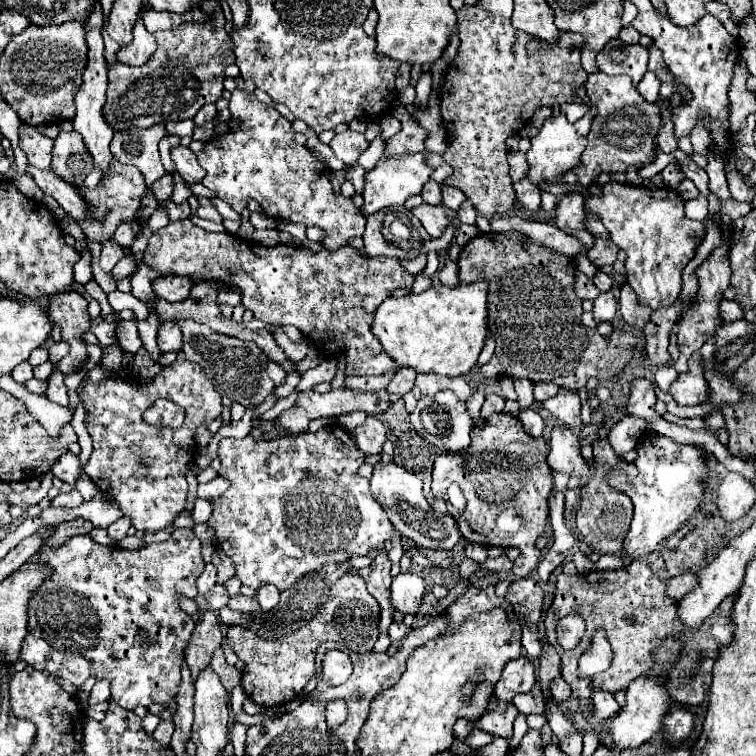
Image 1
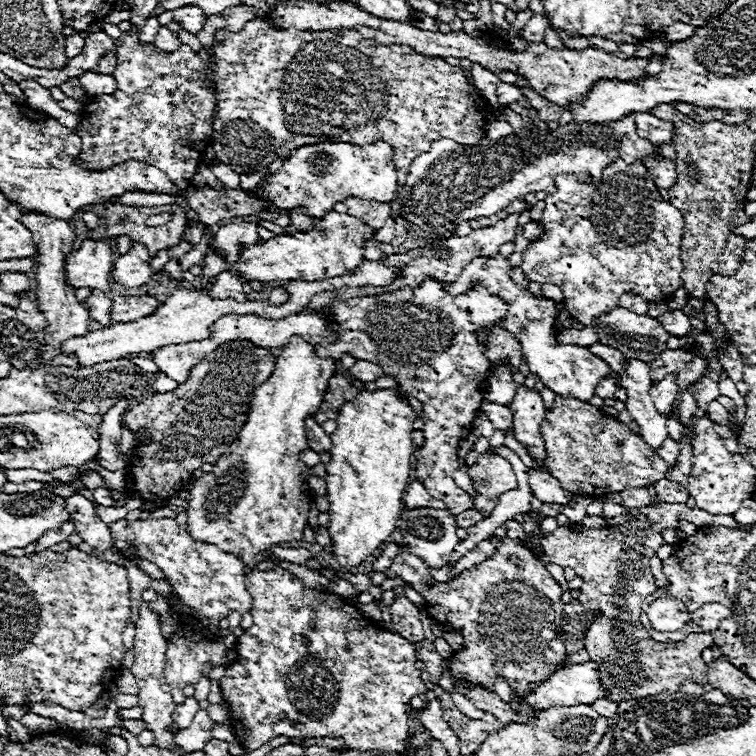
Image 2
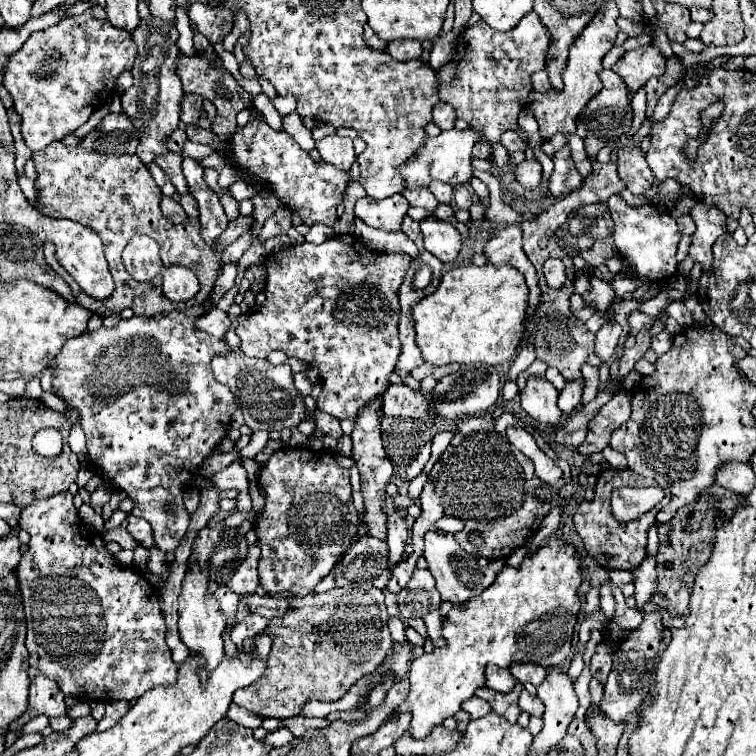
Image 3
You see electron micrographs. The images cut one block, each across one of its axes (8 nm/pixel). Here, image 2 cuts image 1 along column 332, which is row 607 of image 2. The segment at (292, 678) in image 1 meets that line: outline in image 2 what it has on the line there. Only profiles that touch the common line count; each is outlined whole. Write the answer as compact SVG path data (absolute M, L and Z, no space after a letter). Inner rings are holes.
M498 446L494 450L500 450L500 454L504 454L512 462L512 468L516 470L518 476L518 488L502 494L502 498L498 500L496 508L490 512L488 518L484 518L476 526L466 528L468 532L466 540L458 542L448 562L456 564L468 550L474 548L474 544L488 540L494 528L502 526L506 520L512 520L516 514L530 514L530 520L534 524L534 534L538 536L538 542L544 554L550 558L550 562L562 568L564 566L574 568L576 576L584 580L578 598L580 604L586 610L600 610L600 618L594 618L586 632L584 646L590 654L590 660L598 664L598 676L604 688L608 690L606 696L608 700L620 704L636 698L654 696L660 692L676 692L684 680L706 684L708 666L702 660L702 650L712 646L712 638L708 634L692 634L678 644L660 644L648 636L646 628L640 622L644 598L656 592L658 588L648 562L656 554L656 550L664 544L660 534L662 528L676 528L680 520L687 520L697 527L715 524L749 530L751 525L746 527L738 524L732 515L711 515L699 508L689 508L686 504L658 504L656 508L642 508L642 514L636 514L636 518L632 516L622 526L584 528L580 524L570 524L570 526L556 528L554 534L542 536L538 530L538 512L530 503L532 494L528 488L528 468L506 446Z

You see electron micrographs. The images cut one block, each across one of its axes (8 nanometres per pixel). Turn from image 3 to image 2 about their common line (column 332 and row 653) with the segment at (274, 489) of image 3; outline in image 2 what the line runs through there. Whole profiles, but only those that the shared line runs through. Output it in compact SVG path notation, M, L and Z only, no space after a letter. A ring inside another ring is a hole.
M504 538L490 558L464 570L456 580L438 586L428 586L428 580L432 580L428 566L404 550L386 570L386 576L400 576L410 582L426 600L428 616L464 636L464 650L450 658L450 670L456 678L494 690L494 680L502 676L514 692L524 694L528 690L524 682L548 678L552 670L558 670L558 662L568 656L560 640L562 588L518 540Z

